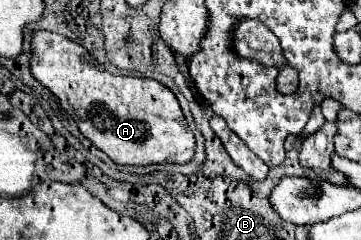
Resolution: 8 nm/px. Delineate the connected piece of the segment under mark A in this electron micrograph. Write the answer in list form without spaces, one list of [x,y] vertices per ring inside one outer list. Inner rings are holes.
[[[36,30],[32,34],[32,58],[30,58],[32,76],[46,86],[62,104],[62,108],[76,120],[80,132],[98,146],[112,162],[124,166],[148,166],[148,164],[184,164],[194,154],[194,134],[188,128],[188,122],[180,110],[180,104],[170,88],[150,78],[132,78],[132,76],[116,76],[106,72],[88,50],[68,38],[48,32]]]

